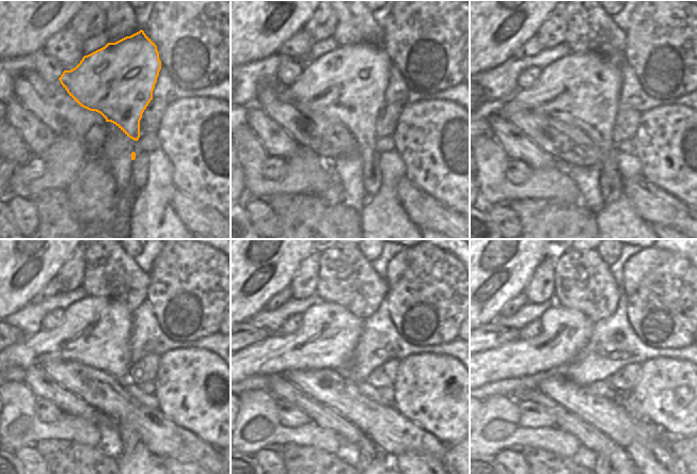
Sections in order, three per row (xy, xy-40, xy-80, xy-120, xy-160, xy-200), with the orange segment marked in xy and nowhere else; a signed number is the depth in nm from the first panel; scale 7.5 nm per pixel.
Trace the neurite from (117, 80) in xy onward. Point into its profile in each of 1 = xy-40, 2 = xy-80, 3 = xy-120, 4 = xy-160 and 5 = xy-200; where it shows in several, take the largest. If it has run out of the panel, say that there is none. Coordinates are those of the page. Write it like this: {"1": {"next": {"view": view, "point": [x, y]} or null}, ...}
{"1": {"next": {"view": "xy-40", "point": [348, 84]}}, "2": {"next": {"view": "xy-80", "point": [583, 90]}}, "3": {"next": {"view": "xy-120", "point": [95, 331]}}, "4": {"next": {"view": "xy-160", "point": [329, 333]}}, "5": {"next": {"view": "xy-200", "point": [564, 332]}}}

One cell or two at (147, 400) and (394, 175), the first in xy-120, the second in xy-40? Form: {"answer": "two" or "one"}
{"answer": "one"}

